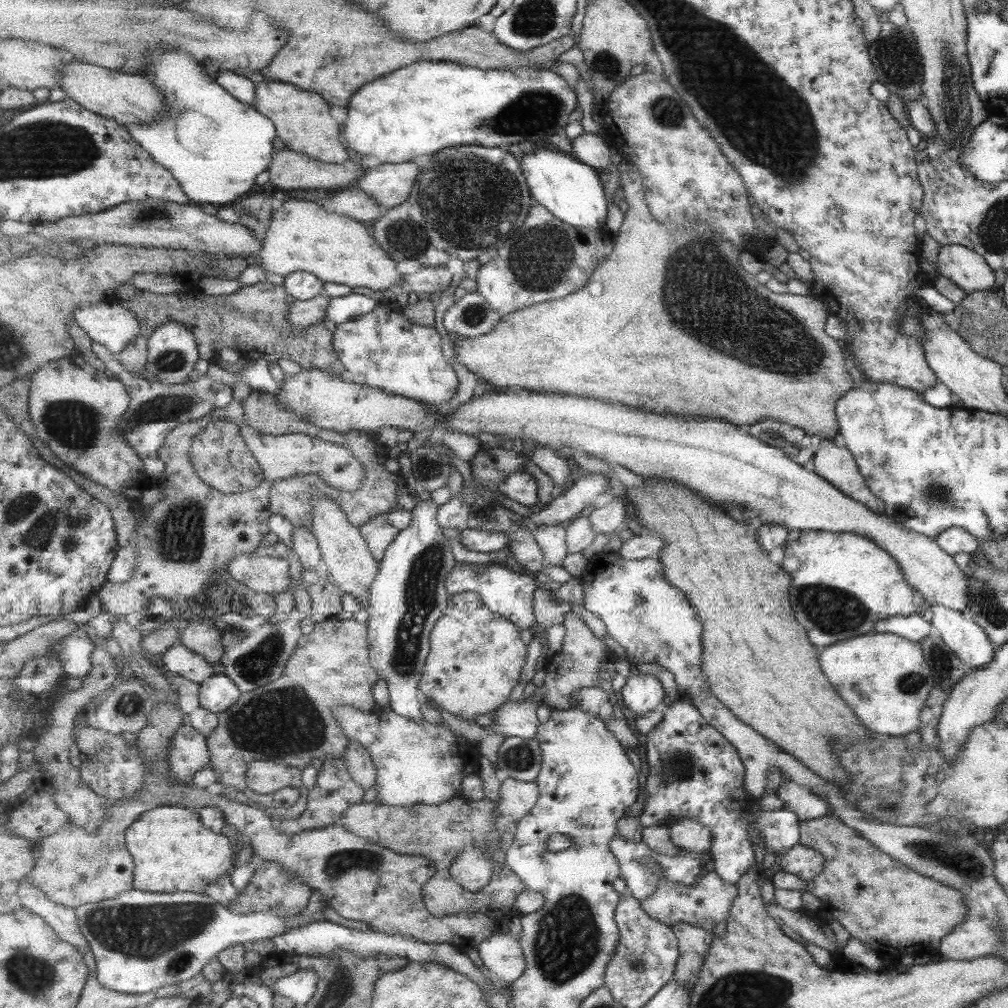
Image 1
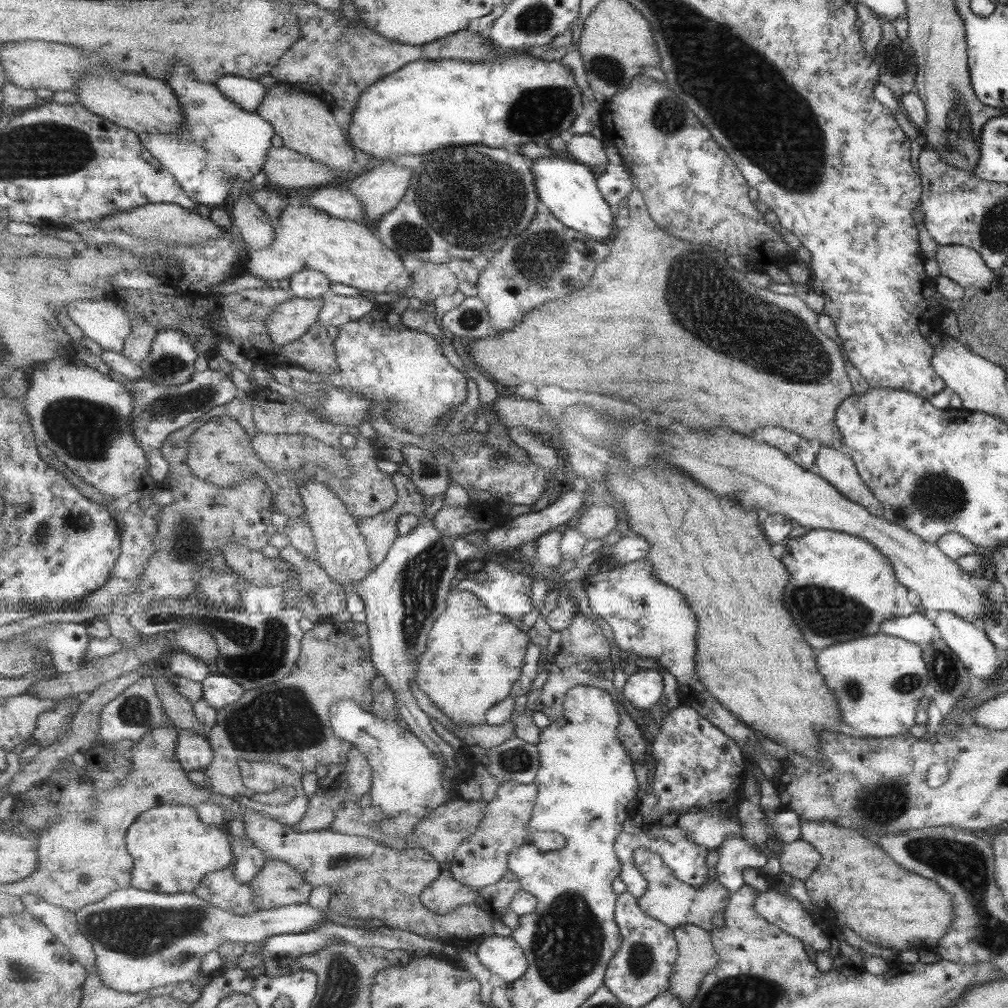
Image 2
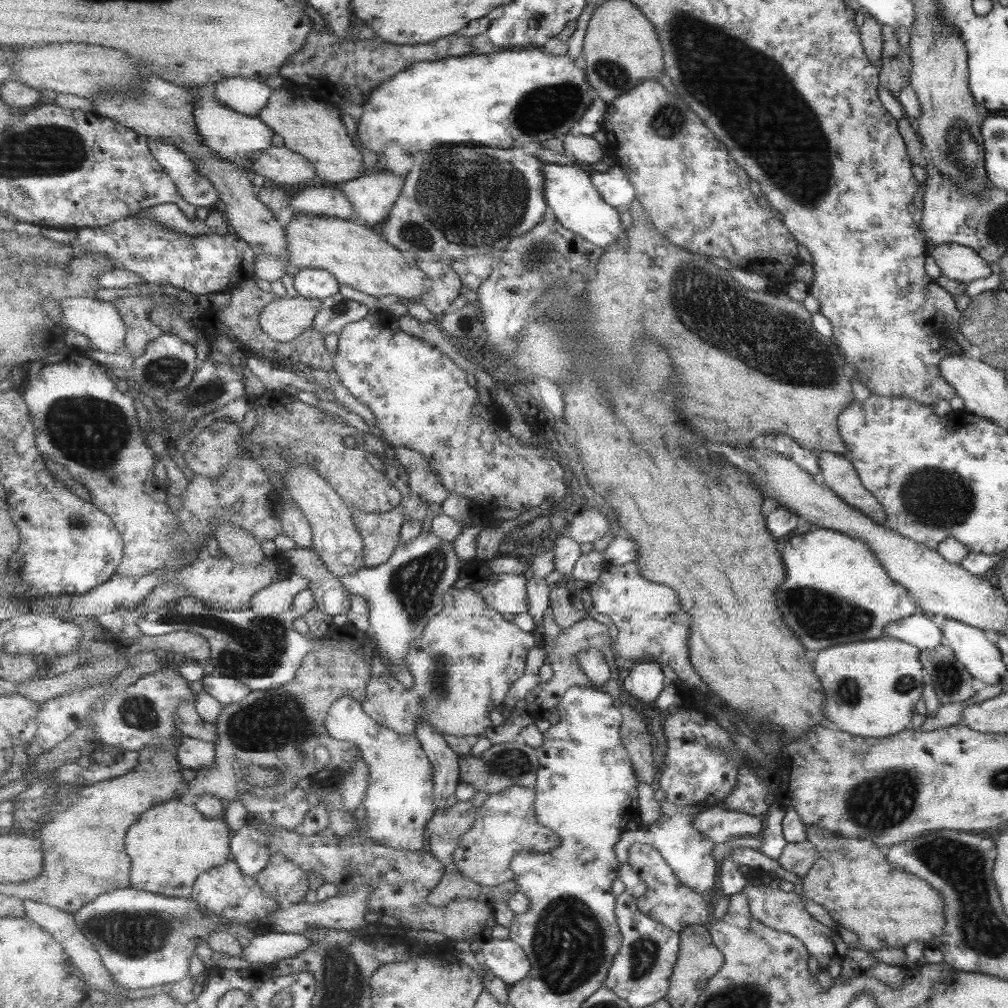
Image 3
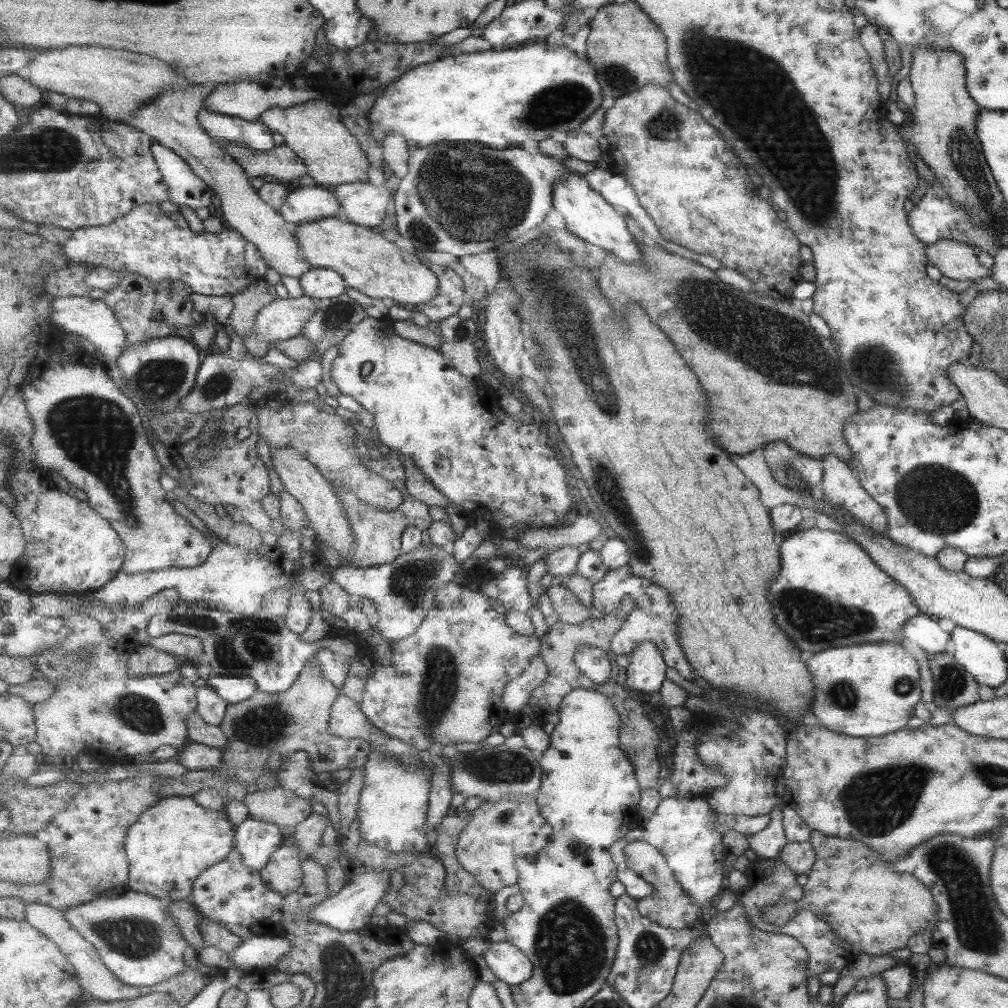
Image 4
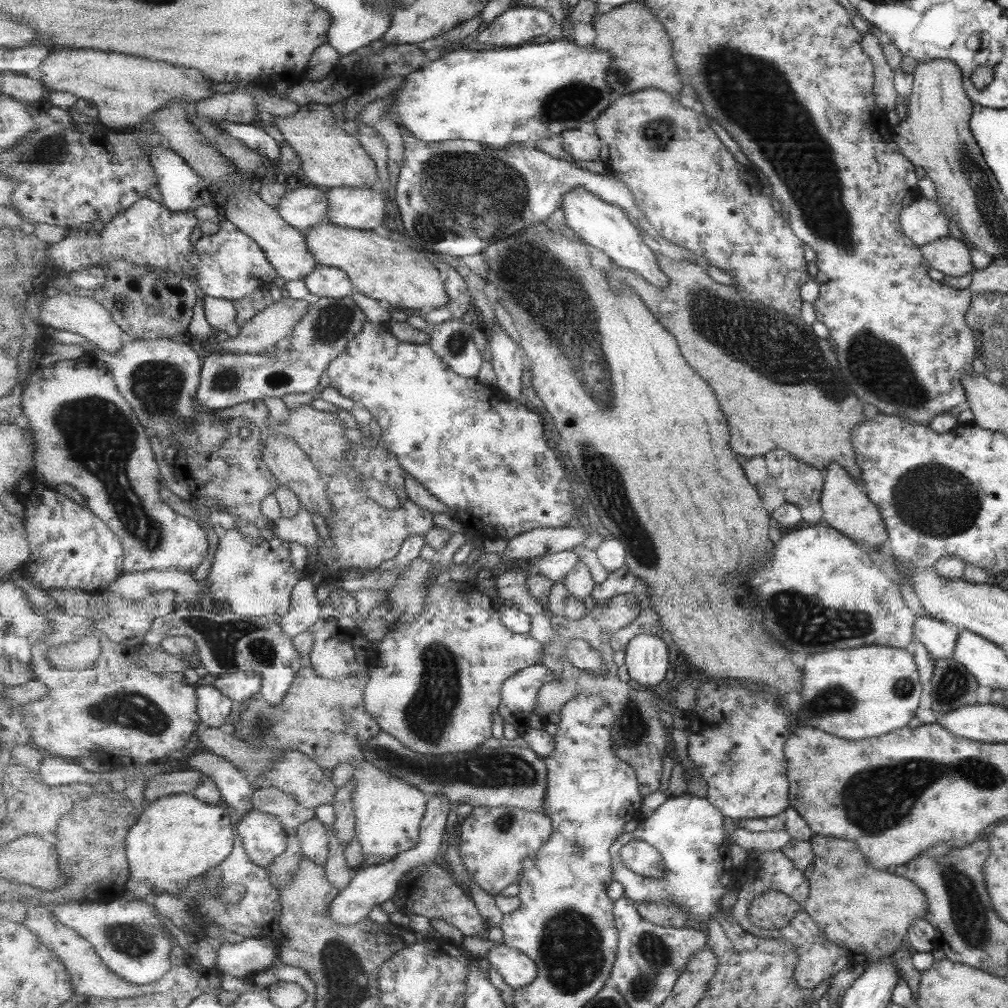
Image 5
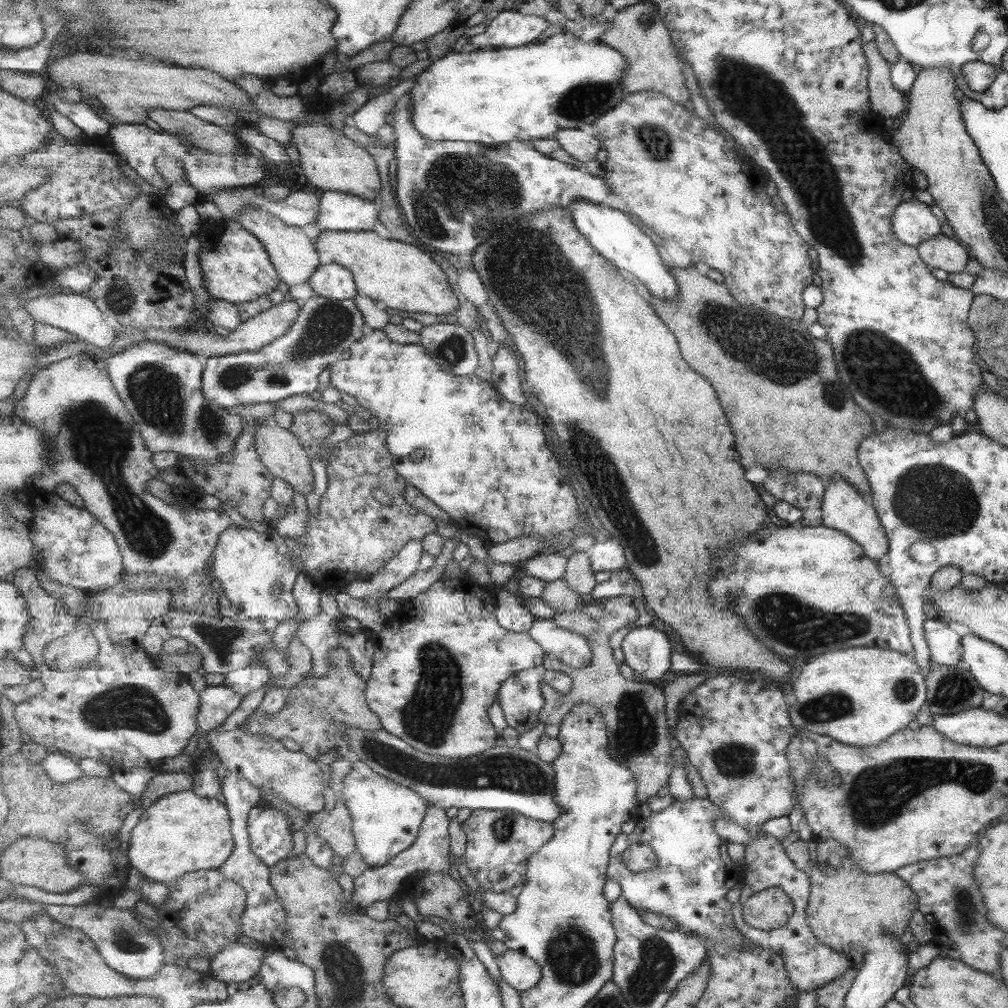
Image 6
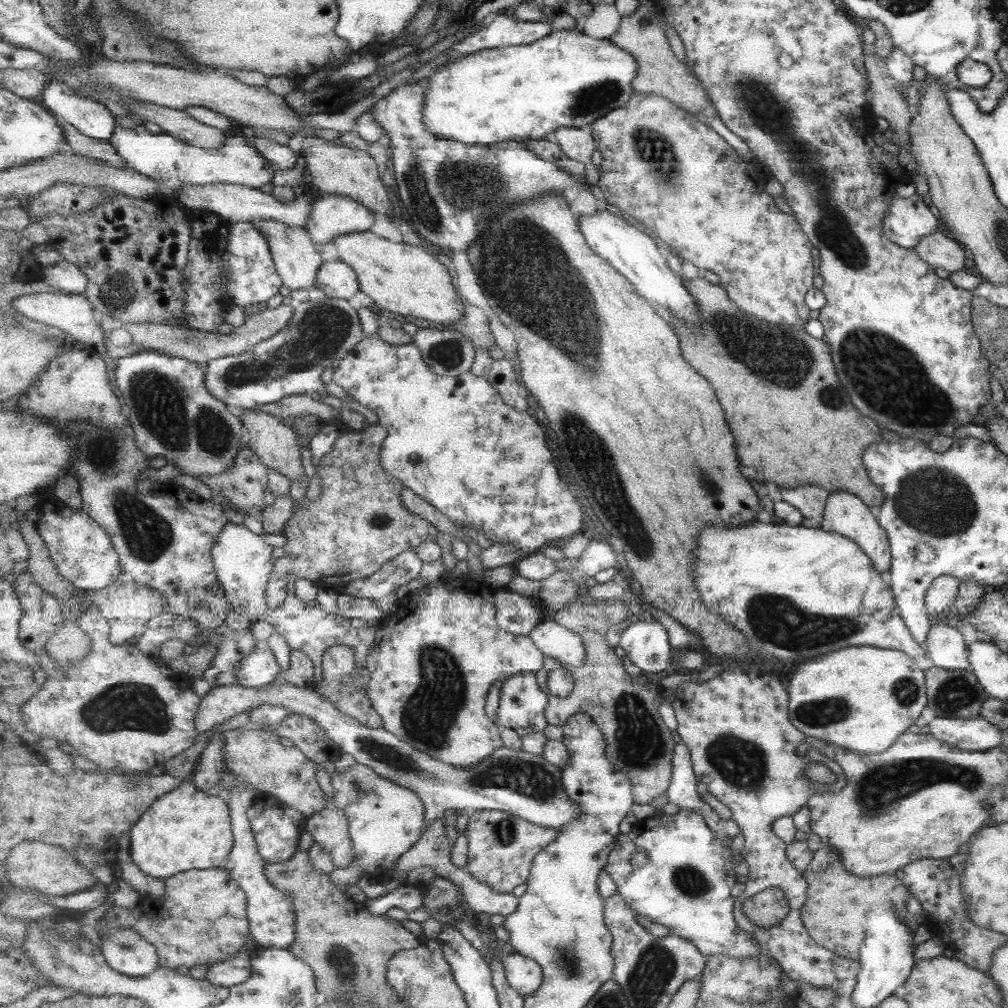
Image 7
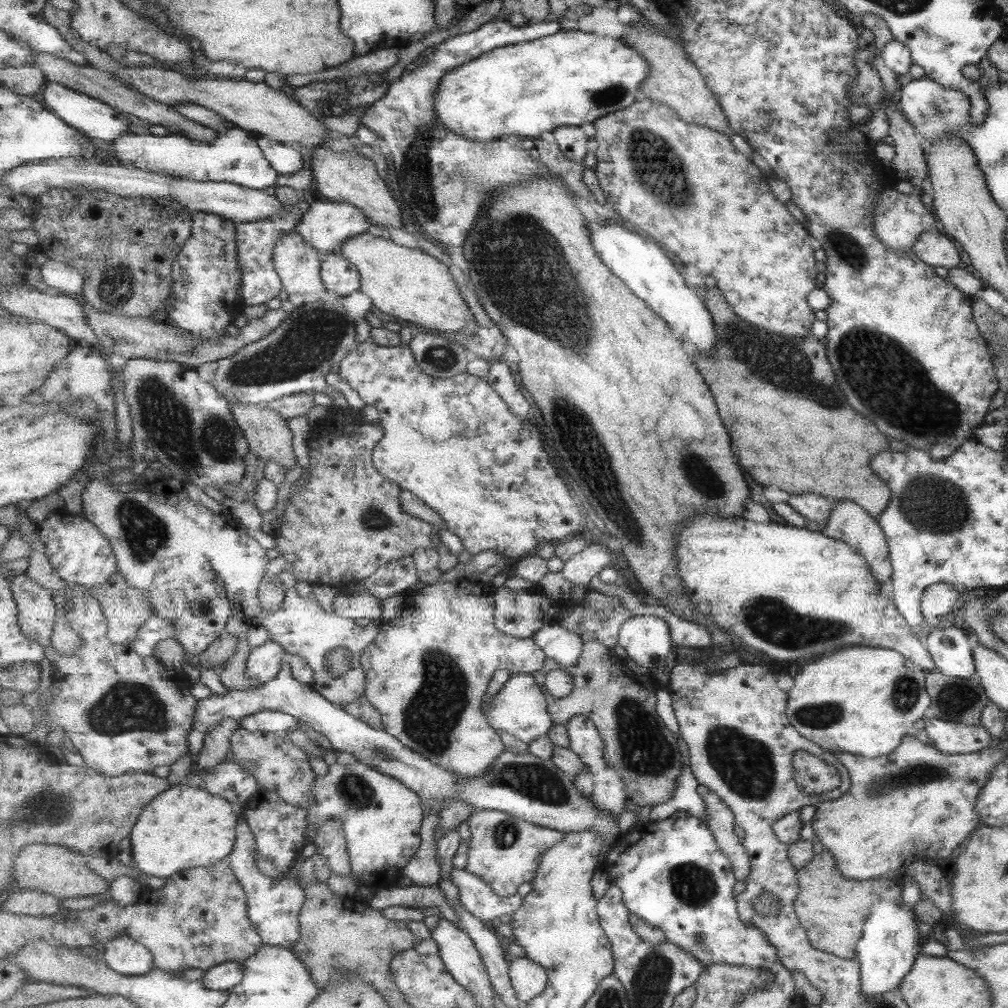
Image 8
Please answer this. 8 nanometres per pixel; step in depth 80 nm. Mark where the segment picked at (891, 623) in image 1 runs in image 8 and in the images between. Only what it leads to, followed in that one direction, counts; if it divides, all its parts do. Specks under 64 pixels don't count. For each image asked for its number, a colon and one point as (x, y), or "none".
2: (915, 628)
3: (918, 629)
4: (923, 630)
5: (938, 640)
6: (944, 645)
7: (944, 645)
8: (948, 648)

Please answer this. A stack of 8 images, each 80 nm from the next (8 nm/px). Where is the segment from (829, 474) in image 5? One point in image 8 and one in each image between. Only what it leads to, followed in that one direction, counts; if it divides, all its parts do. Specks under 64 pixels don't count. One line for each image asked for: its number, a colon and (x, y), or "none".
6: (843, 509)
7: (845, 514)
8: (848, 522)

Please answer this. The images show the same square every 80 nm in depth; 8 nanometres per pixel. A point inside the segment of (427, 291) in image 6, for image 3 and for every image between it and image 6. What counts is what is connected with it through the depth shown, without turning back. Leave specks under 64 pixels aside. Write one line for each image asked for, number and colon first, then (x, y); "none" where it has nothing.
3: (358, 257)
4: (379, 269)
5: (402, 275)

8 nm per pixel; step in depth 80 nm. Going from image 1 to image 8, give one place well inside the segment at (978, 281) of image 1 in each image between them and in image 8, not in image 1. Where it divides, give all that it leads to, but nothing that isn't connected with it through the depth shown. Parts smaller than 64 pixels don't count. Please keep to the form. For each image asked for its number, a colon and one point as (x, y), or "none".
2: (960, 264)
3: (958, 263)
4: (954, 260)
5: (951, 257)
6: (939, 252)
7: (935, 250)
8: (932, 248)

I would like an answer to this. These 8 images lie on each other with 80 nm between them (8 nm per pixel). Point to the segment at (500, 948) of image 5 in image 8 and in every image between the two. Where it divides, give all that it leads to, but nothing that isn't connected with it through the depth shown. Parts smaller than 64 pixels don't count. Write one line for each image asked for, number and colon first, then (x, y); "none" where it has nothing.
6: (521, 972)
7: (525, 974)
8: (530, 979)

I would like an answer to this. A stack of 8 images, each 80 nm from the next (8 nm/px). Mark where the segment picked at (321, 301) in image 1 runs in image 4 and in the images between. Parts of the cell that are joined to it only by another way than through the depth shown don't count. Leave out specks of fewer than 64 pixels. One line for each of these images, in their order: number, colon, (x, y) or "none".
2: (289, 321)
3: (286, 319)
4: (284, 319)

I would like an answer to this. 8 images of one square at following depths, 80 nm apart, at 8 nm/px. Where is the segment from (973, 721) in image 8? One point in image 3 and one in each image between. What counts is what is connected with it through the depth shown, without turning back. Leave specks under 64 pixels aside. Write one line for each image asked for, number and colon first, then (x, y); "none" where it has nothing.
3: (951, 683)
4: (952, 687)
5: (951, 686)
6: (950, 689)
7: (956, 693)

